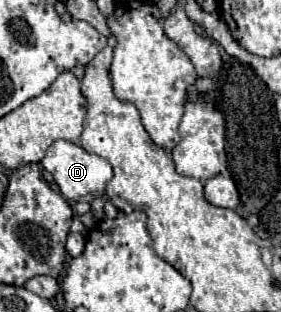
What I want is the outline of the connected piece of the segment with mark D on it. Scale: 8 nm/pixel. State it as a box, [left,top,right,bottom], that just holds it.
[42,141,112,203]

